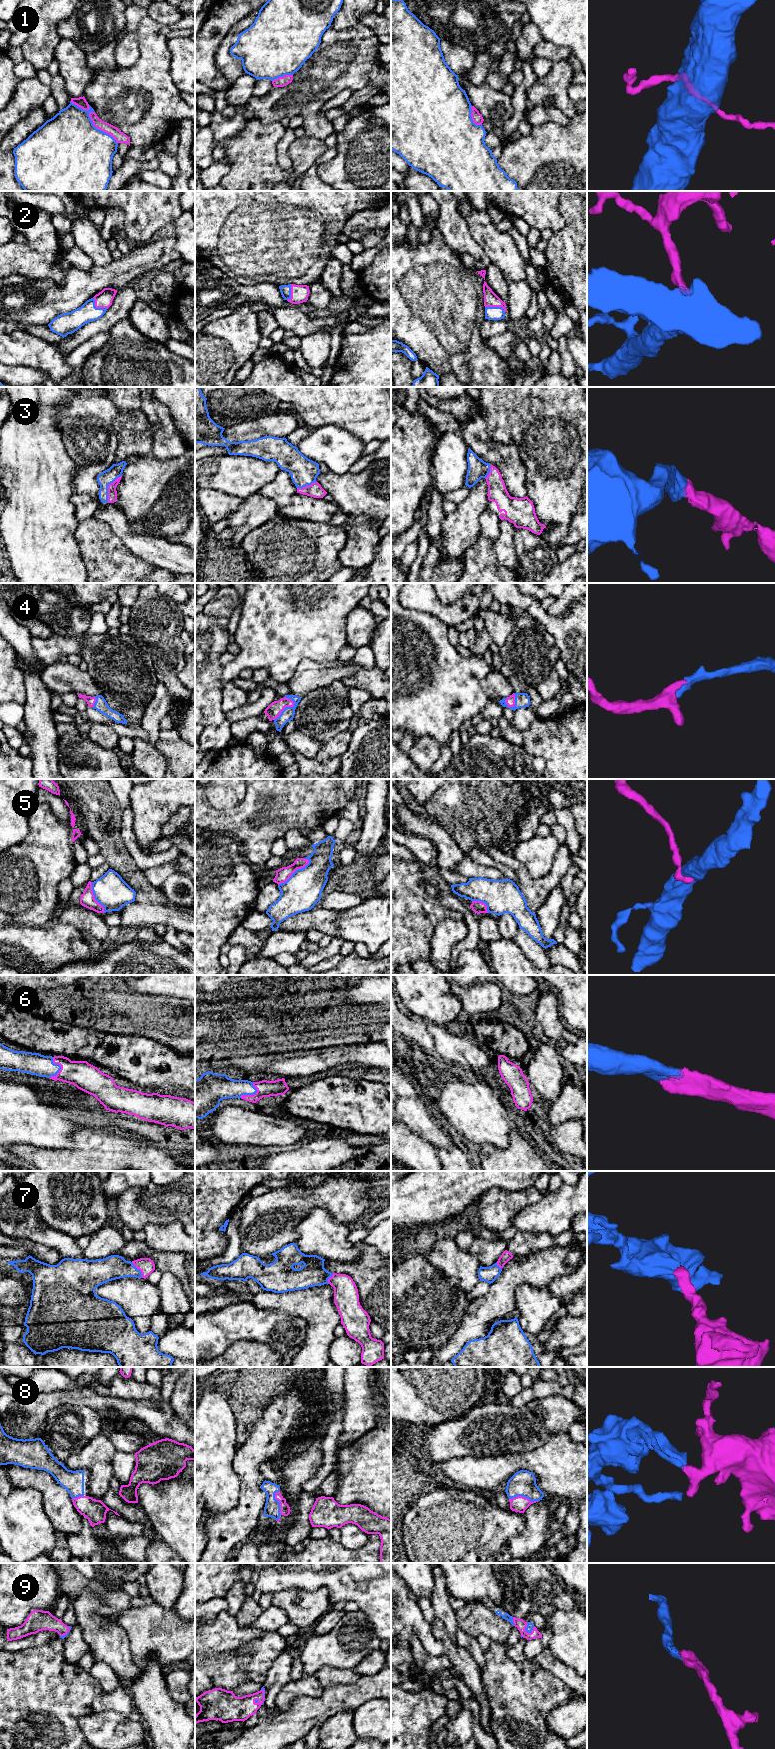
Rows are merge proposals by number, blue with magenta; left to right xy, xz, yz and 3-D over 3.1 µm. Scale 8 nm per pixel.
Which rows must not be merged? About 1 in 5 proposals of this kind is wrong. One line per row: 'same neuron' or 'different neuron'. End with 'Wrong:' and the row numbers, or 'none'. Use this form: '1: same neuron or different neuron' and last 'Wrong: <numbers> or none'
1: different neuron
2: same neuron
3: same neuron
4: same neuron
5: different neuron
6: same neuron
7: same neuron
8: same neuron
9: same neuron
Wrong: 1, 5

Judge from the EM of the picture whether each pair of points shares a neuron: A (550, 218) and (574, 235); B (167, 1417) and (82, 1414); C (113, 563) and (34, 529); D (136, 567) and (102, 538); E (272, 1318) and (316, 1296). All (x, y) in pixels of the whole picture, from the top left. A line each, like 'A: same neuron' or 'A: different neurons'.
A: different neurons
B: different neurons
C: different neurons
D: same neuron
E: different neurons

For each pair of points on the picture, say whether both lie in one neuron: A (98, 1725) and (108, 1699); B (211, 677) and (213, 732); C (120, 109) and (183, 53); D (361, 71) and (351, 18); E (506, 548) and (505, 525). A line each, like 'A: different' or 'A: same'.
A: different
B: different
C: different
D: different
E: same

